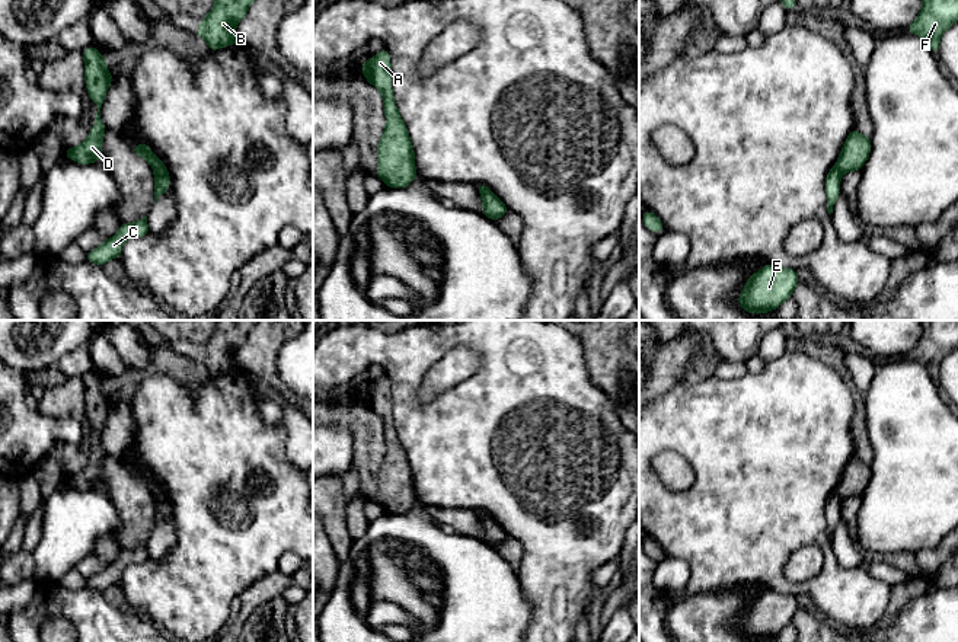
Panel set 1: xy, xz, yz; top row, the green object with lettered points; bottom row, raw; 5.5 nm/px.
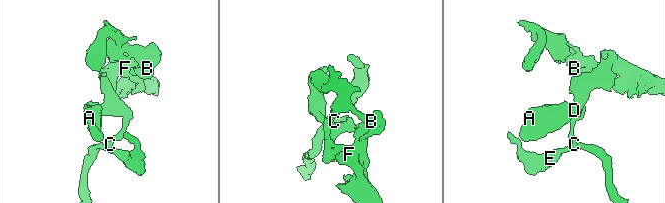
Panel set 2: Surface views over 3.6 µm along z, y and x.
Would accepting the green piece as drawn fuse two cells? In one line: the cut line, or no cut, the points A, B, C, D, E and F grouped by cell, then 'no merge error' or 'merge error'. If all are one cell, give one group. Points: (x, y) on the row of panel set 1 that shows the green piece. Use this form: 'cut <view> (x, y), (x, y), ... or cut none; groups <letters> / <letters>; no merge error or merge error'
cut xy (155, 169), (168, 175); groups A B D F / C E; merge error

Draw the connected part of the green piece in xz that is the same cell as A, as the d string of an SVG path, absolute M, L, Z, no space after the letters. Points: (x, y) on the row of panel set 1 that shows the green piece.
M384 48L368 58L361 73L383 95L383 109L386 112L386 128L377 146L377 176L386 186L405 188L418 175L415 172L413 147L403 119L397 112L392 93L390 54Z

